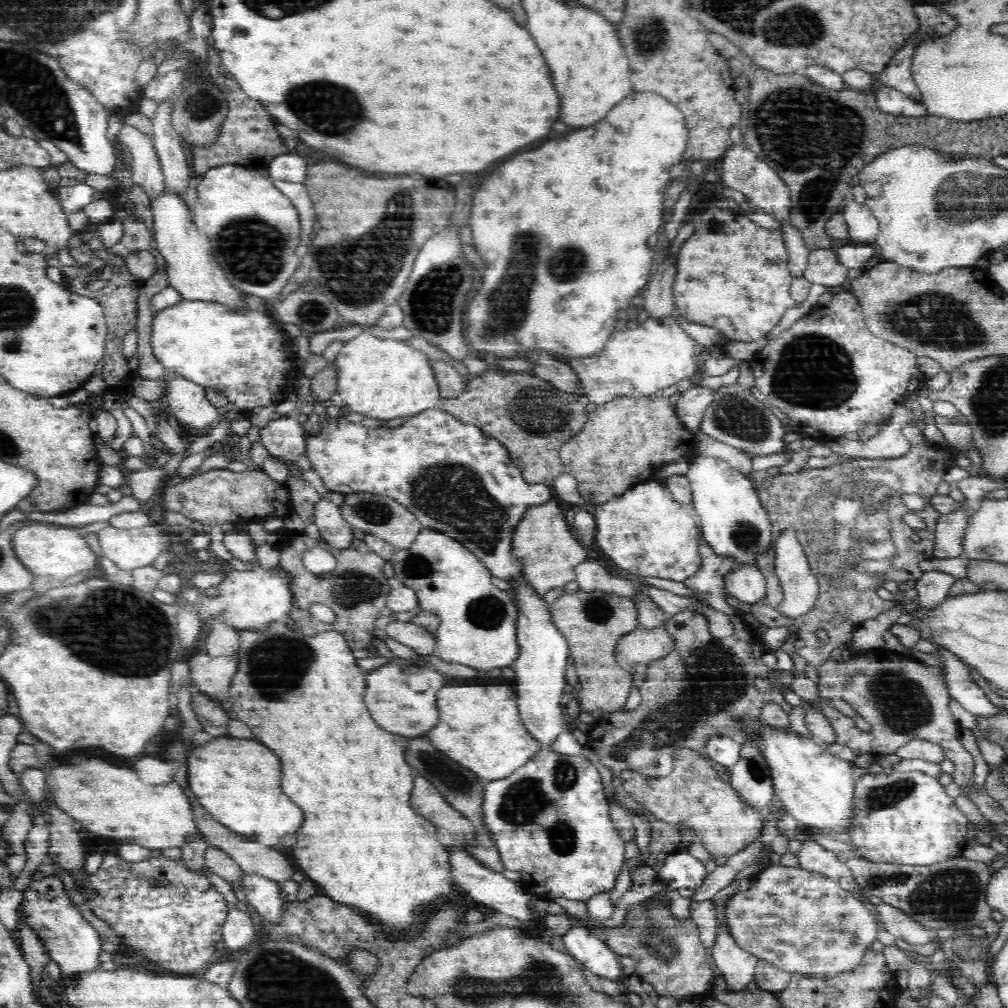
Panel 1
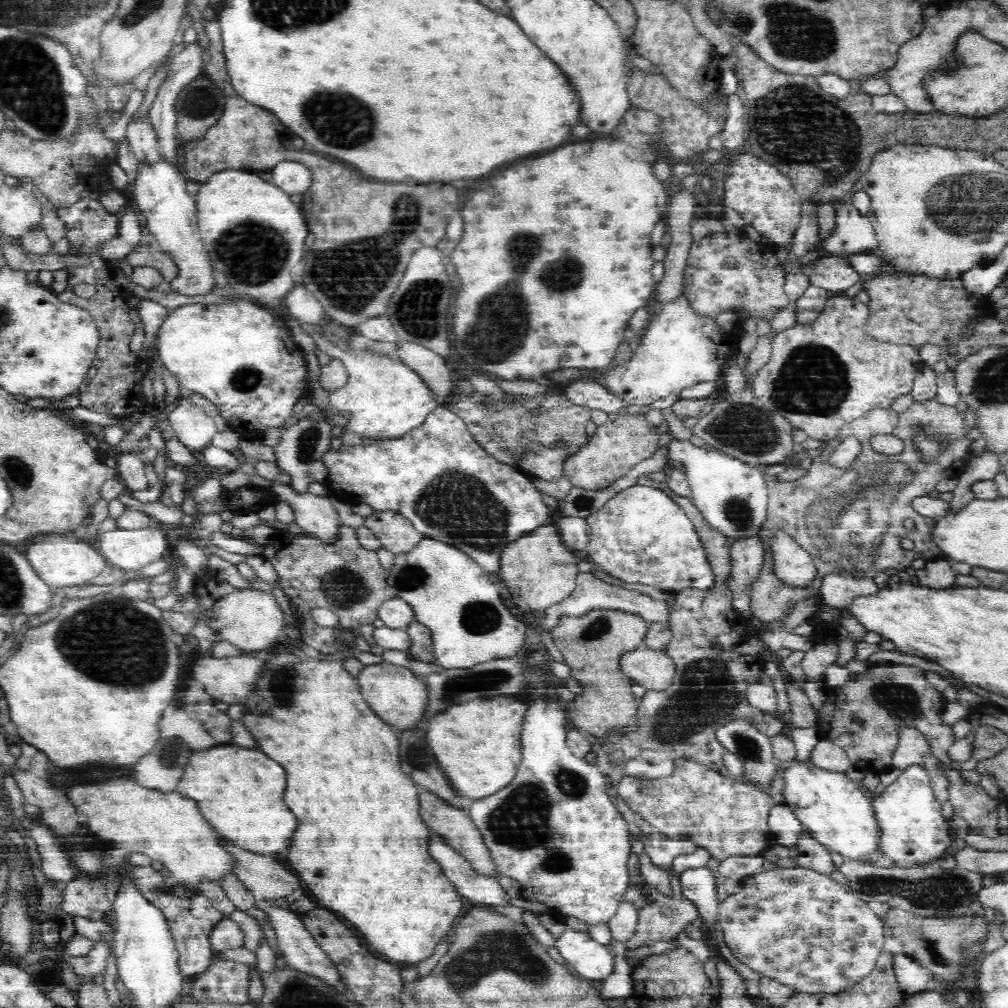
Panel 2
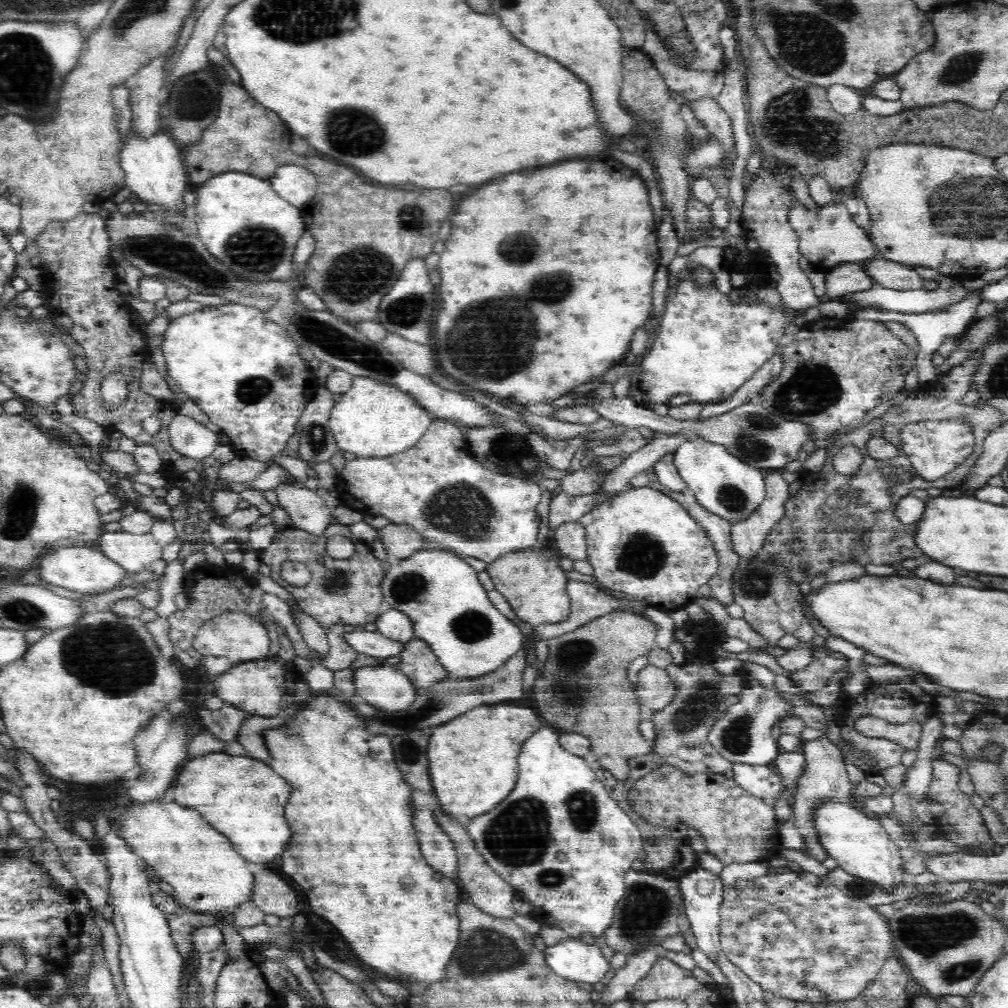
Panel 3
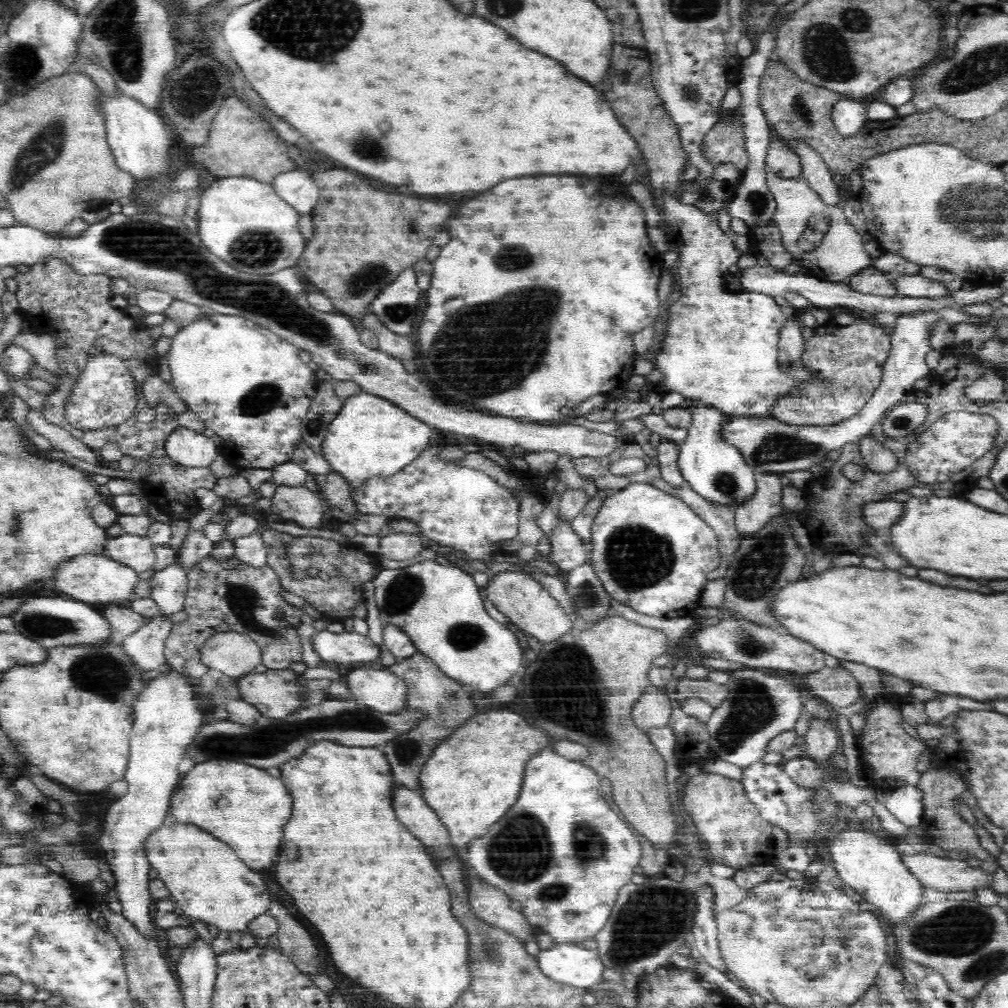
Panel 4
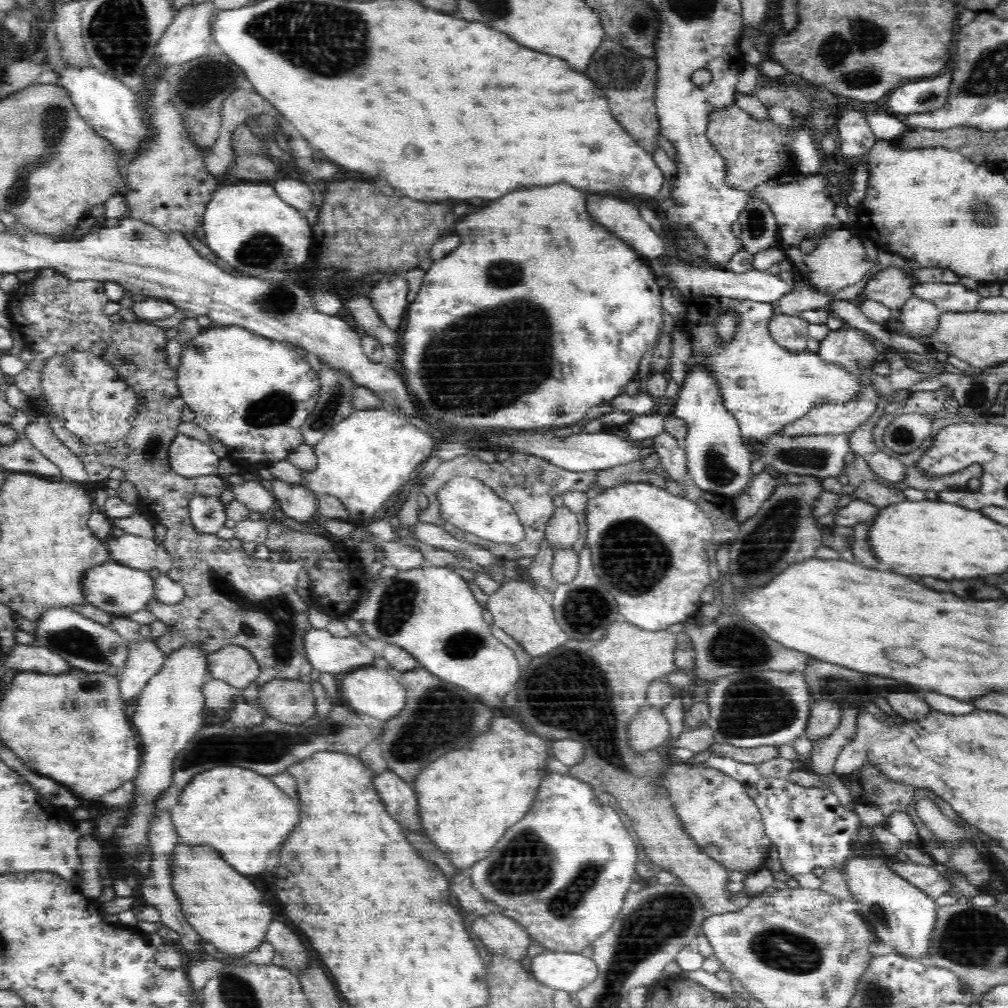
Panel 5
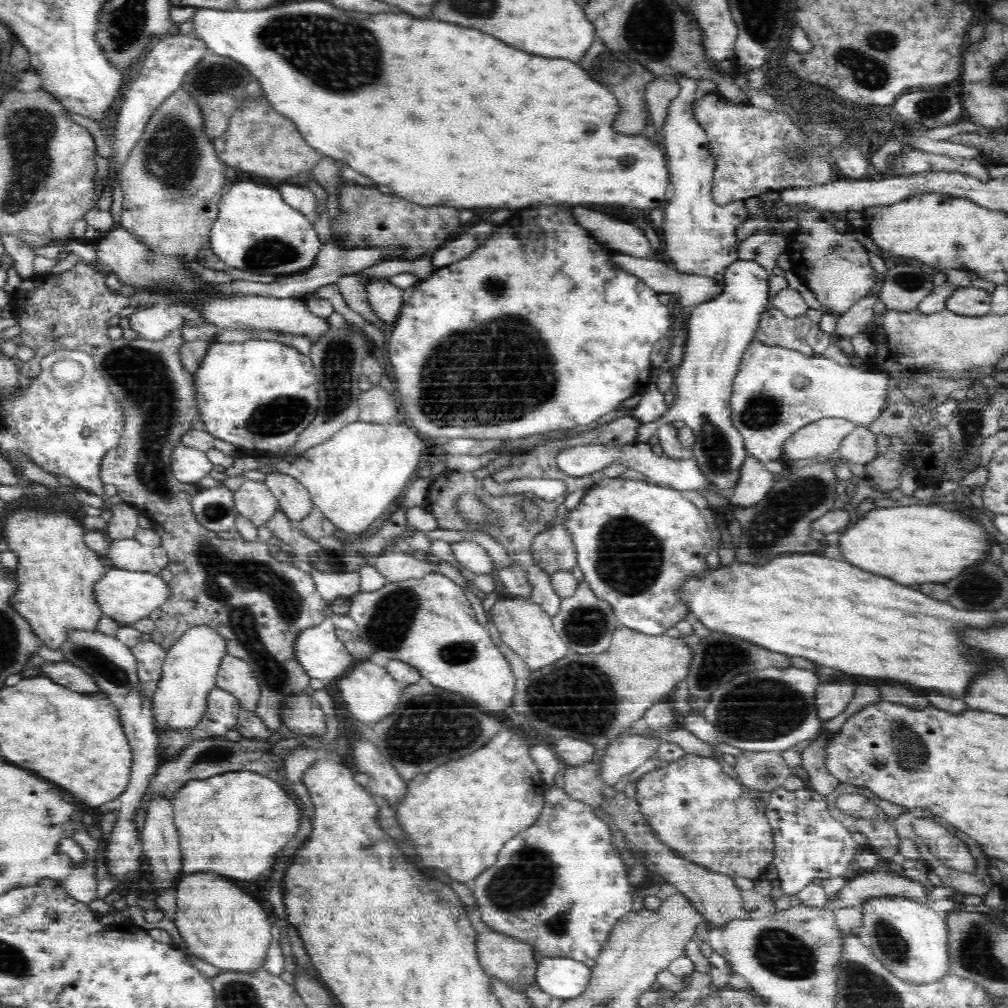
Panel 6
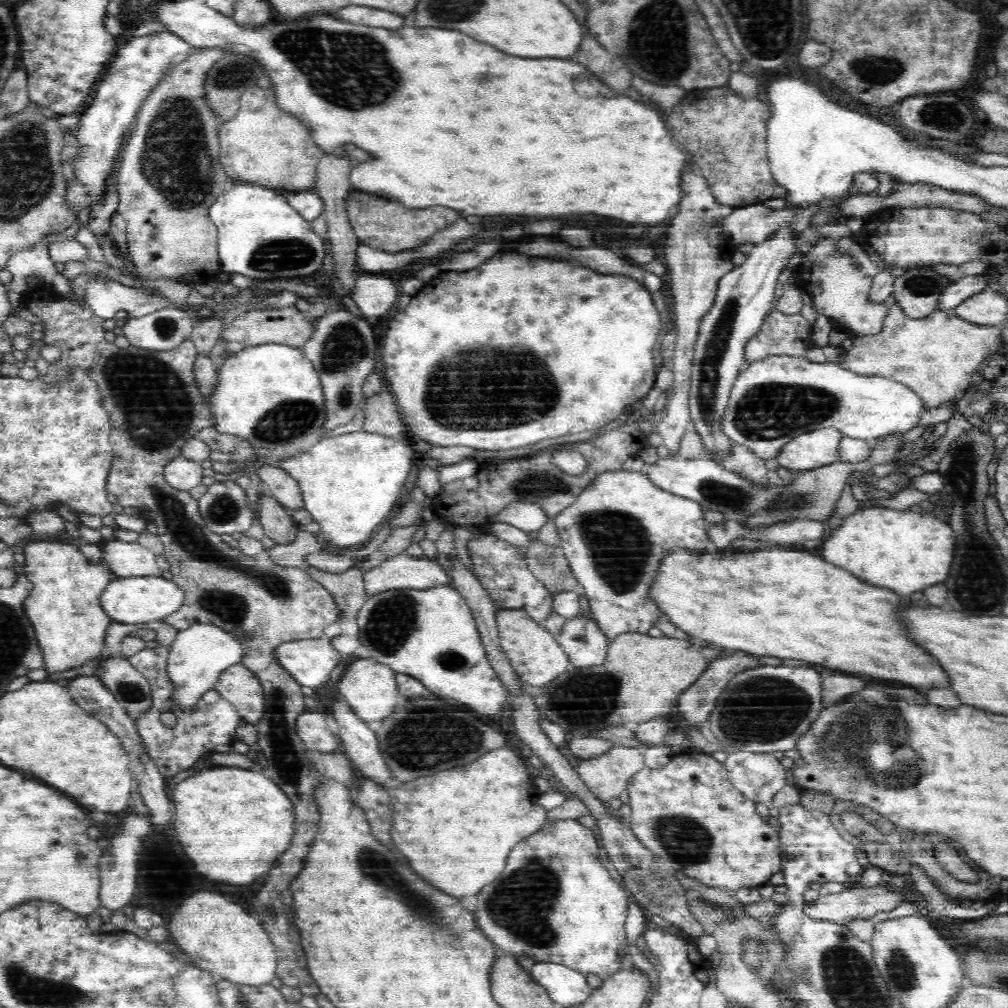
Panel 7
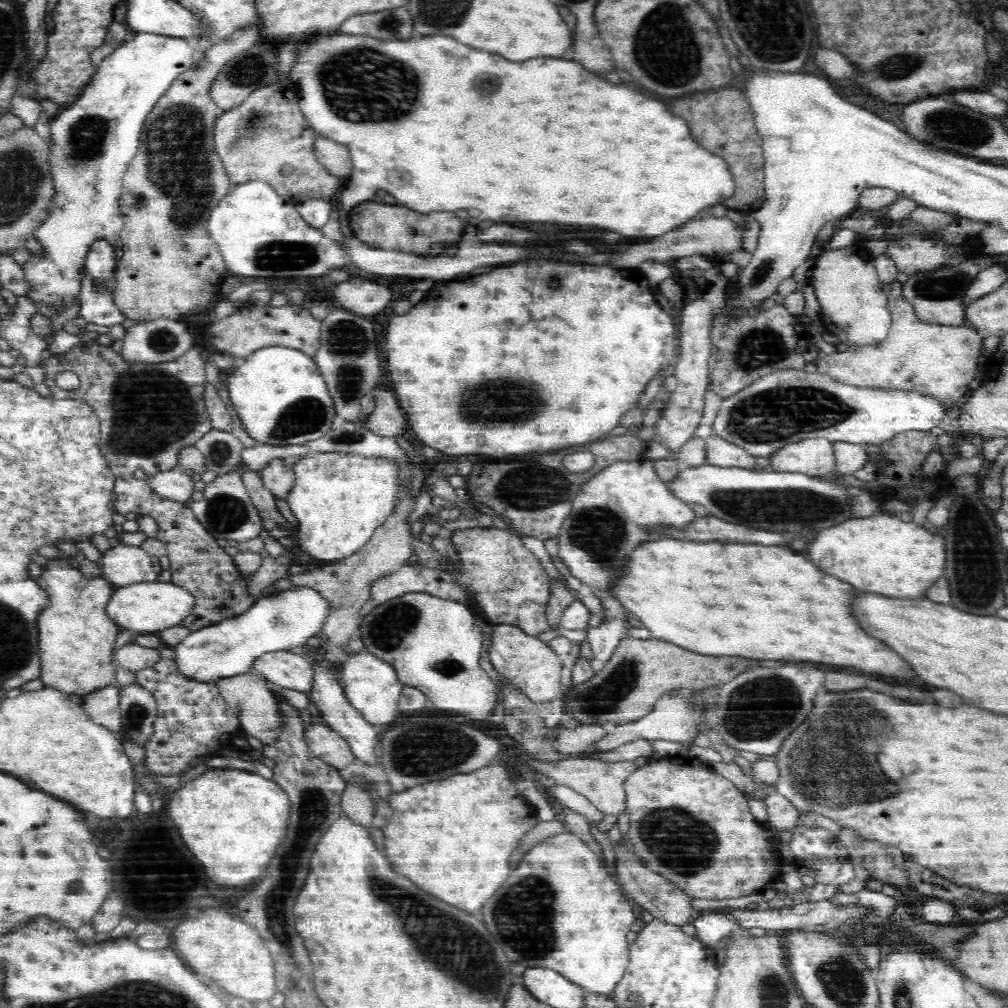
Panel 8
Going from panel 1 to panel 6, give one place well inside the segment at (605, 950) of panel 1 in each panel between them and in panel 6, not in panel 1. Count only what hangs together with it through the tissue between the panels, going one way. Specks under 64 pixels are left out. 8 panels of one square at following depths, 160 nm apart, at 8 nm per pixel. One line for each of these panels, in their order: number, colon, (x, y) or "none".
2: (595, 962)
3: (578, 961)
4: (571, 964)
5: (570, 971)
6: (560, 976)

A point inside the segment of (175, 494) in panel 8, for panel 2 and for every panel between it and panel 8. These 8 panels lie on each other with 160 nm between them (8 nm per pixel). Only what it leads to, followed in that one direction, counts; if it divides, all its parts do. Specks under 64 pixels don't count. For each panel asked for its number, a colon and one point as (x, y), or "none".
2: (191, 423)
3: (191, 438)
4: (187, 446)
5: (187, 455)
6: (189, 465)
7: (183, 473)

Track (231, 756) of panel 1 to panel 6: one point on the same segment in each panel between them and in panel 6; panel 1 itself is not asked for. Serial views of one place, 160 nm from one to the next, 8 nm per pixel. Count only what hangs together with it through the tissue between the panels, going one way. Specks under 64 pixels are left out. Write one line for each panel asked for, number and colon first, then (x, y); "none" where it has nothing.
2: (239, 791)
3: (242, 797)
4: (244, 805)
5: (246, 816)
6: (234, 823)

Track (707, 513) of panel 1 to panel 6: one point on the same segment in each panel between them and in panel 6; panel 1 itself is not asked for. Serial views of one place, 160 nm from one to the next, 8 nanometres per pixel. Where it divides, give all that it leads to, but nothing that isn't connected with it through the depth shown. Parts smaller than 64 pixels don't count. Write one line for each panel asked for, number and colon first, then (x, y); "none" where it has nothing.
2: (732, 497)
3: (730, 489)
4: (717, 471)
5: (720, 465)
6: (720, 330)

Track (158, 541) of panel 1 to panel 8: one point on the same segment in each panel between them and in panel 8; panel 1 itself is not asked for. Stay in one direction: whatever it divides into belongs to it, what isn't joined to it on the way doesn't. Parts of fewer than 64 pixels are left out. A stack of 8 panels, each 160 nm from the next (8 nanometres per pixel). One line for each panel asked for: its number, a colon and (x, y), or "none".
2: (128, 549)
3: (133, 552)
4: (137, 552)
5: (139, 552)
6: (129, 553)
7: (123, 558)
8: (123, 564)

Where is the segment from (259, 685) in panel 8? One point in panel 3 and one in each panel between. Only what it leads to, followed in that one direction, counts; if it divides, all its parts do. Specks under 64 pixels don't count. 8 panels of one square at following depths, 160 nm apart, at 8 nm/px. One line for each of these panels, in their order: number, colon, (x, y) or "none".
3: (238, 634)
4: (235, 653)
5: (234, 663)
6: (235, 675)
7: (238, 684)

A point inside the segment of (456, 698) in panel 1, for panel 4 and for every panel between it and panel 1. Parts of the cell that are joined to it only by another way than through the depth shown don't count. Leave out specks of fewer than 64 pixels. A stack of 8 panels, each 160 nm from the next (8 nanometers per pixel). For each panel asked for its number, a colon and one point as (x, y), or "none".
2: (477, 743)
3: (474, 759)
4: (474, 776)

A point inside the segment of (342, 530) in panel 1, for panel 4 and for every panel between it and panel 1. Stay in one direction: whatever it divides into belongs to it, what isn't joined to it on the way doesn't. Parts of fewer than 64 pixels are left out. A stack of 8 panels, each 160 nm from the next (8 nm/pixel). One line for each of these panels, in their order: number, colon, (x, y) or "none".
2: (316, 515)
3: (307, 511)
4: (293, 503)

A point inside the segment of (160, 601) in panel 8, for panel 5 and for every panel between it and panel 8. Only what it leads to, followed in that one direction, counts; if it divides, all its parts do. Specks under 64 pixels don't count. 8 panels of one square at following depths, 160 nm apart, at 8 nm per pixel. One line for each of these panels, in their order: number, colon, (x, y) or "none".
5: (118, 589)
6: (125, 595)
7: (128, 599)

